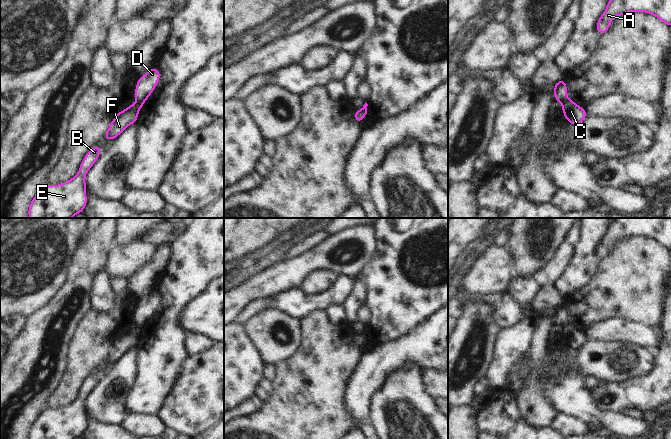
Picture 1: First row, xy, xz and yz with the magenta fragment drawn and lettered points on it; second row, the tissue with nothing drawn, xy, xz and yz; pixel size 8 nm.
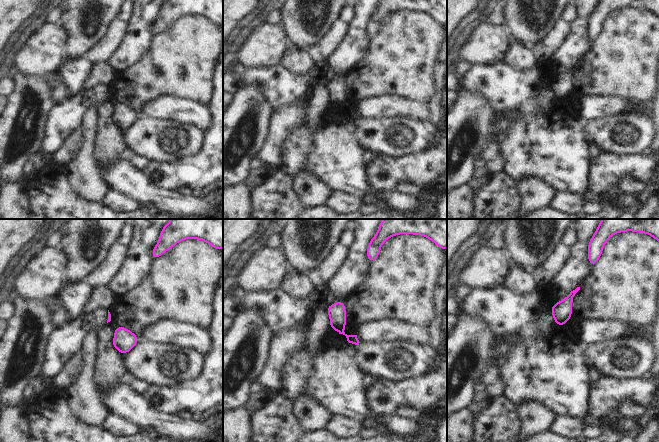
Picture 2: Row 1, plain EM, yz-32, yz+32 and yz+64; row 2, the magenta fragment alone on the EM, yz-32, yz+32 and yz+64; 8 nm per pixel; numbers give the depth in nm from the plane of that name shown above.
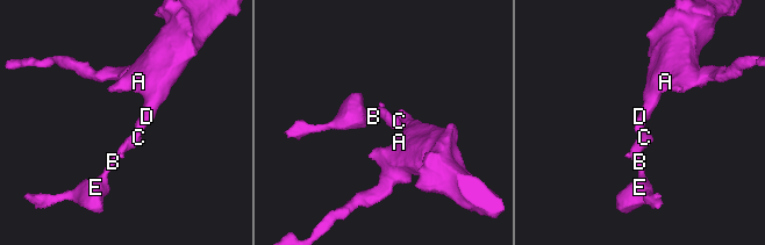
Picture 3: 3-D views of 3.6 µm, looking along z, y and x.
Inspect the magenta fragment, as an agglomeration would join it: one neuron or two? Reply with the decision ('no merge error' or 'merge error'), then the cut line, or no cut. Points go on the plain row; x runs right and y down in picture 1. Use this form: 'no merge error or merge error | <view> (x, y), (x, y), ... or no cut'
merge error | xy (136, 325), (142, 328)

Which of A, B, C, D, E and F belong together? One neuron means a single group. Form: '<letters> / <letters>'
A D / B C E F

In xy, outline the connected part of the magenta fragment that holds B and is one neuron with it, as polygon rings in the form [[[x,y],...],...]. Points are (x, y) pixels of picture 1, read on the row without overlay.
[[[95,369],[84,381],[78,397],[60,409],[46,408],[32,423],[28,439],[77,439],[86,428],[85,399],[100,380],[101,369]]]

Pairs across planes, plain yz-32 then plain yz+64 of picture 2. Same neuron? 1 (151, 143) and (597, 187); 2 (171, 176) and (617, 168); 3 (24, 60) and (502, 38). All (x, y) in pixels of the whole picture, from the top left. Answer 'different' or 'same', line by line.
1: different
2: same
3: same

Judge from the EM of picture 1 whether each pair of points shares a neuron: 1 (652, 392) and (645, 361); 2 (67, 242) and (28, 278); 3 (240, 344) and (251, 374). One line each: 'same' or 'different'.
1: different
2: same
3: same

